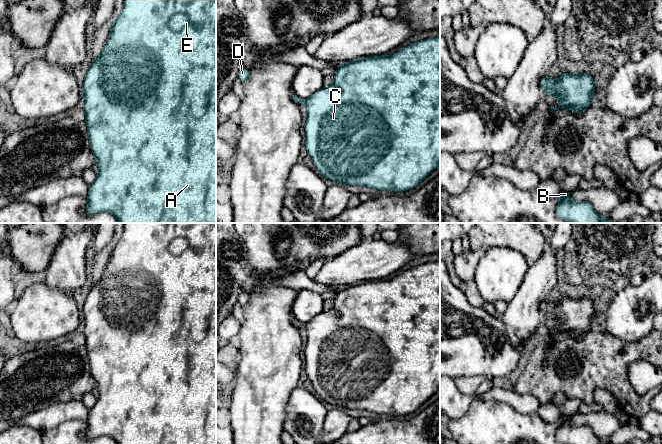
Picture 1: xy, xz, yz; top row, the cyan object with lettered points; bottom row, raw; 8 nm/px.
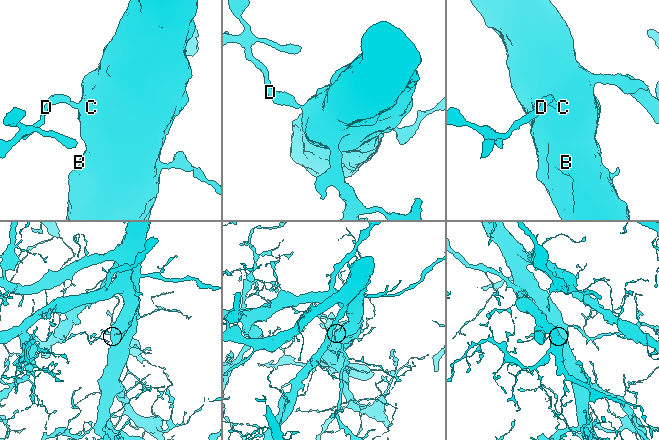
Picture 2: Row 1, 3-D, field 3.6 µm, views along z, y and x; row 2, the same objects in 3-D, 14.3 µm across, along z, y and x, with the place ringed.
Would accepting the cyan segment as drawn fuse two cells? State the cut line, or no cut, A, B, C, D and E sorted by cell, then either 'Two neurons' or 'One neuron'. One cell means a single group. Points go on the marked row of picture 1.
No split. Groups: A B C D E. One neuron

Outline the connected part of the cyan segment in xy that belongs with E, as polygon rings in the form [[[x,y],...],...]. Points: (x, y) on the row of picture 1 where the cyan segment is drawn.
[[[124,0],[119,17],[111,24],[111,32],[105,47],[101,55],[96,57],[90,65],[82,84],[90,148],[99,168],[95,181],[89,185],[84,213],[92,215],[98,212],[109,212],[116,217],[118,223],[216,223],[216,0]]]

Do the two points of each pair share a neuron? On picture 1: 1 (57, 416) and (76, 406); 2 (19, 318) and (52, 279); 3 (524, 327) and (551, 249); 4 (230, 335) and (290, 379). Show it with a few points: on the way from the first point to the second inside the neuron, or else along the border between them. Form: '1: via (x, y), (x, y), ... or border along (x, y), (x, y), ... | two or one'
1: via (62, 412), (71, 410) | one
2: border along (44, 282), (69, 294) | two
3: via (524, 308), (530, 293), (542, 277), (545, 268) | one
4: border along (241, 325), (235, 340) | two

